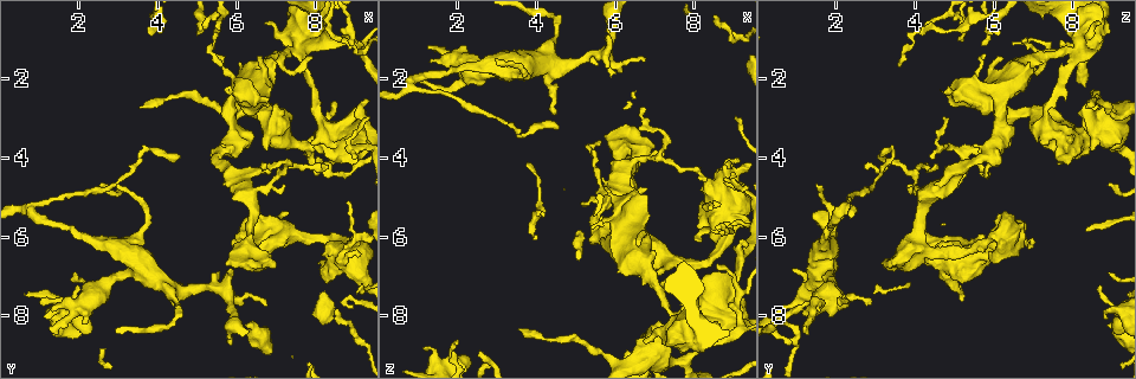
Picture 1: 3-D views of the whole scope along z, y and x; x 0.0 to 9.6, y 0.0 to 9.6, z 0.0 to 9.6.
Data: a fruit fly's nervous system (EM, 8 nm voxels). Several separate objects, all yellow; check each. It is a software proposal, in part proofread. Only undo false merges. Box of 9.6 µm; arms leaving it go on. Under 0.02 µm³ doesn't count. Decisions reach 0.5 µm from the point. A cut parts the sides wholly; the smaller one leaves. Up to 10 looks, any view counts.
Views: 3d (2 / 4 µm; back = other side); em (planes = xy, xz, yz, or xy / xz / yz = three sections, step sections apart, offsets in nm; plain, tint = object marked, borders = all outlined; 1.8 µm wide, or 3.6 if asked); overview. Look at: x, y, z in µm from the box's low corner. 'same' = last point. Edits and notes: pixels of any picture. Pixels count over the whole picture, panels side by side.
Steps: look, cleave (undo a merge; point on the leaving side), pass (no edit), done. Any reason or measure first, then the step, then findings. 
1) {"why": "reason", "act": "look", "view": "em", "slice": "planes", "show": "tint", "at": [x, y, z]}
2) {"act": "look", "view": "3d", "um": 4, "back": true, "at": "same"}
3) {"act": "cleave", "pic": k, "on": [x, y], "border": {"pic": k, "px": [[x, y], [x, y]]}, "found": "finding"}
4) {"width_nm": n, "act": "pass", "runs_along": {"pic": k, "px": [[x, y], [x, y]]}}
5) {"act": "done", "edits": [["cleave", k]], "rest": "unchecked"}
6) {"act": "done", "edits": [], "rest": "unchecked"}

{"why": "side arm on a straight run", "act": "look", "view": "em", "slice": "xz", "step": 4, "show": "tint", "at": [5.80, 3.10, 6.10]}

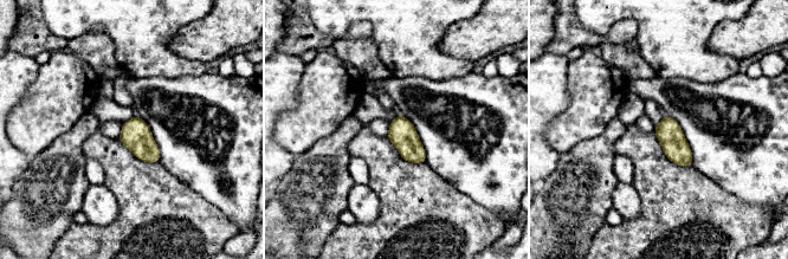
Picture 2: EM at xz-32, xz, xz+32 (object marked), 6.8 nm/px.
{"act": "pass", "found": "one neuron here"}

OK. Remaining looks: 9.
{"why": "sudden change in width", "act": "look", "view": "em", "um": 3.6, "slice": "xy", "step": 16, "show": "tint", "at": [8.30, 3.35, 7.25]}

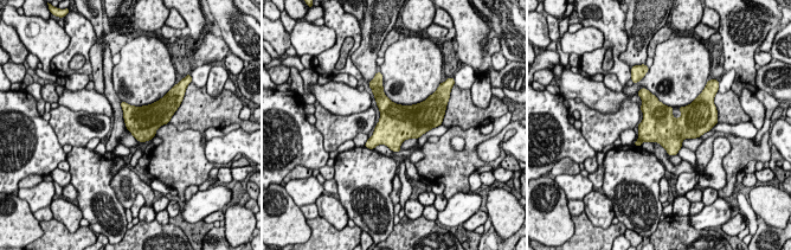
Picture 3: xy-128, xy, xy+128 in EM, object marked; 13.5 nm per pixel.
{"why": "cut it another way", "act": "look", "view": "em", "um": 3.6, "slice": "planes", "show": "tint", "at": "same"}

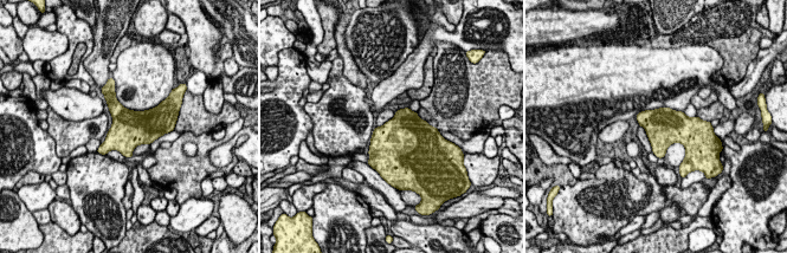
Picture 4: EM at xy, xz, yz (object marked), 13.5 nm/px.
{"act": "pass", "found": "continuous, no second neuron"}

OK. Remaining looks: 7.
{"why": "calibre changes", "act": "look", "view": "em", "slice": "xy", "step": 4, "show": "tint", "at": [6.90, 1.45, 7.10]}

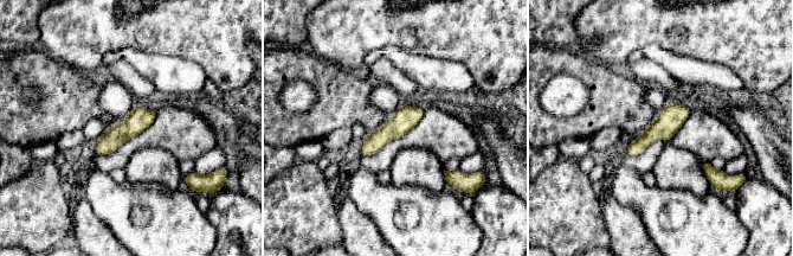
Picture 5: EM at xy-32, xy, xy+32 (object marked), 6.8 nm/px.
{"why": "cut it another way", "act": "look", "view": "em", "slice": "planes", "show": "tint", "at": "same"}

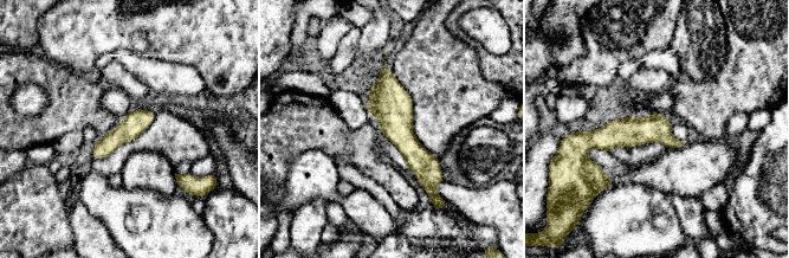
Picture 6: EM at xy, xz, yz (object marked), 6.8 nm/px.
{"act": "pass", "found": "continuous, no second neuron"}

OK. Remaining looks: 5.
{"why": "a narrow waist", "act": "look", "view": "3d", "um": 2, "back": true, "at": [4.45, 7.70, 0.65]}

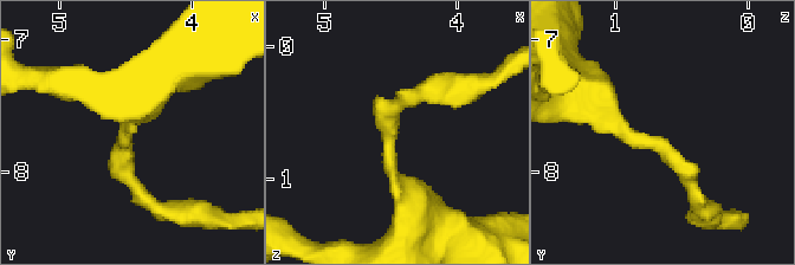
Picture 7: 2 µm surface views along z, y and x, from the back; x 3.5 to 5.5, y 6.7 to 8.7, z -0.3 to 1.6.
{"arm_widths_nm": [170, 320], "why": "need the tissue", "act": "look", "view": "em", "slice": "planes", "show": "tint", "at": [4.50, 7.76, 0.70]}

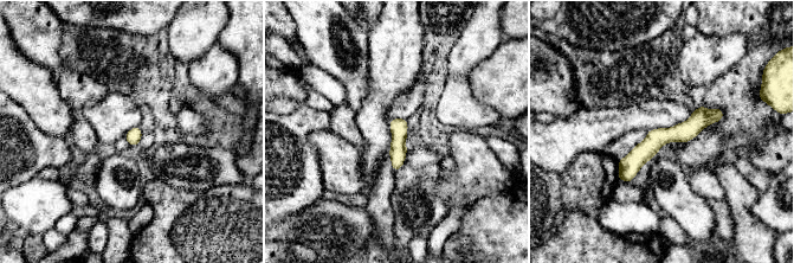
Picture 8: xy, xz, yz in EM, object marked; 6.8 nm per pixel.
{"width_nm": 100, "act": "pass", "runs_along": {"pic": 8, "px": [[720, 111], [659, 136], [620, 174]]}, "found": "all the same neuron"}

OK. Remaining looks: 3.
{"act": "done", "edits": [], "rest": "unchecked"}

